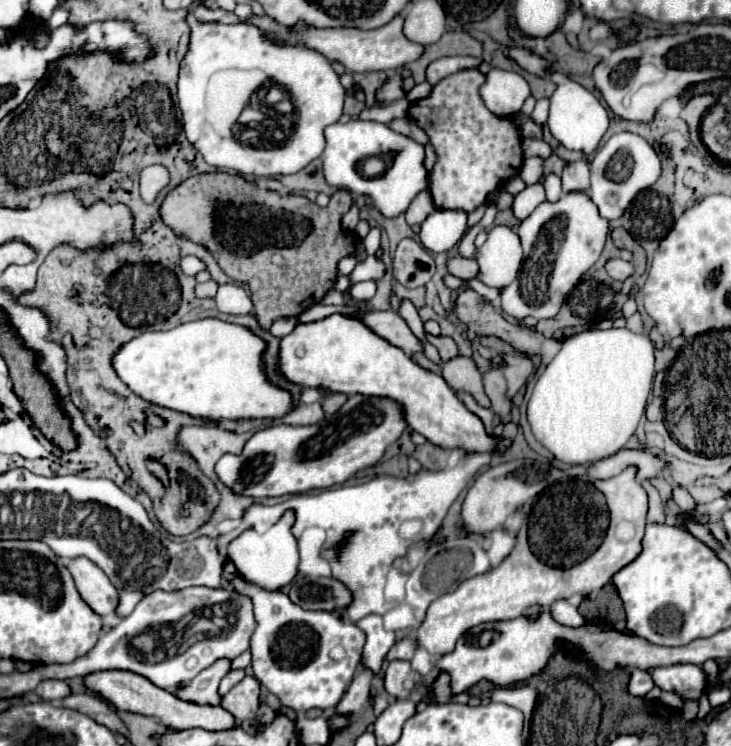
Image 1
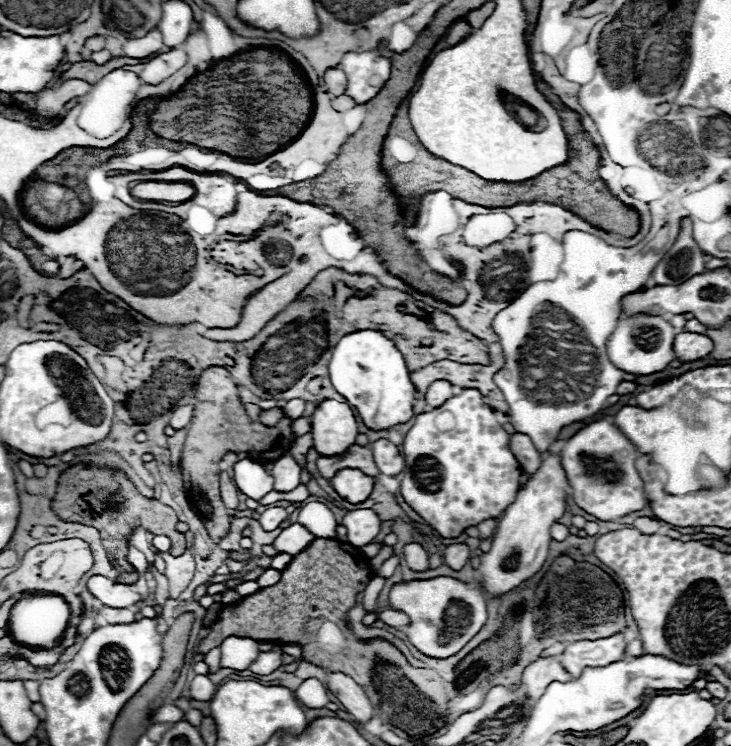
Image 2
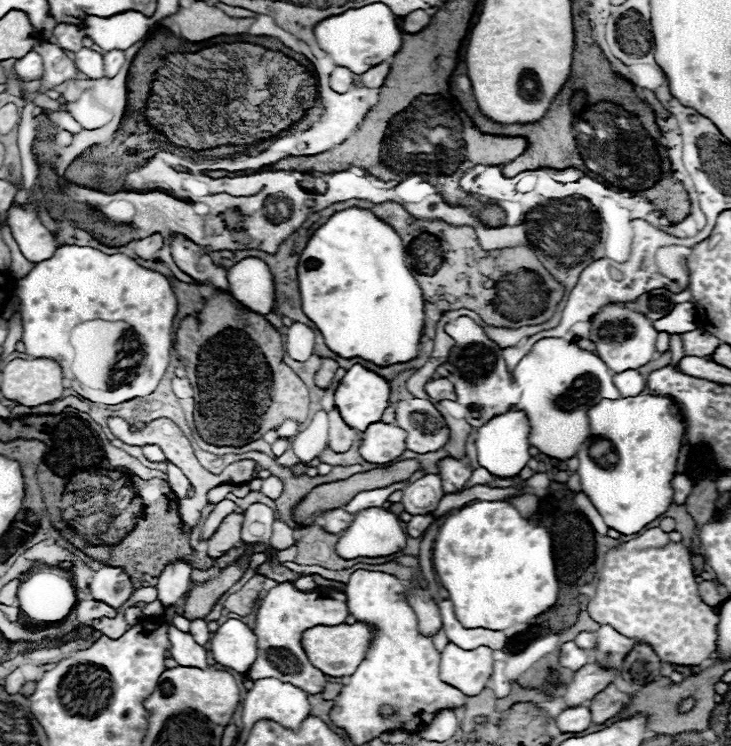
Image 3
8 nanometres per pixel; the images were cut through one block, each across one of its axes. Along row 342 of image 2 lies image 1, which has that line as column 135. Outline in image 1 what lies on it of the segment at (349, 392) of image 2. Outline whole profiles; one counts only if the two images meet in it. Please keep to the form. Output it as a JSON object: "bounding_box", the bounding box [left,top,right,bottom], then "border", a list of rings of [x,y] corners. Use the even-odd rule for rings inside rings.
{"bounding_box":[114,318,294,420],"border":[[[204,318],[196,322],[180,324],[164,332],[144,332],[138,338],[132,338],[114,354],[114,372],[118,378],[142,400],[154,402],[170,410],[186,412],[204,420],[240,420],[240,418],[280,418],[294,408],[292,396],[274,384],[262,372],[262,350],[264,342],[254,336],[244,326],[228,324],[218,318]]]}

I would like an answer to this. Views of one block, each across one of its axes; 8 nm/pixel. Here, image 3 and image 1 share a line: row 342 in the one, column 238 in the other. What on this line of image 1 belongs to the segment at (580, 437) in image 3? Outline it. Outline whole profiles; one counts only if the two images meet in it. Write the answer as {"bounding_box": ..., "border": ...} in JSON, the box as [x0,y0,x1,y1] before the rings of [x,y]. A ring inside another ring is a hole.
{"bounding_box":[226,510,300,592],"border":[[[286,510],[280,516],[280,520],[276,524],[272,524],[264,534],[258,534],[254,528],[248,528],[238,538],[234,538],[226,550],[236,566],[238,576],[268,592],[276,592],[276,590],[288,586],[294,580],[294,576],[298,572],[298,564],[300,564],[298,542],[292,534],[292,526],[294,526],[294,512]]]}

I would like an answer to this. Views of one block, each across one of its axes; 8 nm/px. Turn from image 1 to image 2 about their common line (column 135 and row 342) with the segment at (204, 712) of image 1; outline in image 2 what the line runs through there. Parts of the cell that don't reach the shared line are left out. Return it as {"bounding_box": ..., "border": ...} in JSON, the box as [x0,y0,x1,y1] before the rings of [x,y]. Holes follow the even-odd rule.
{"bounding_box":[674,332,714,362],"border":[[[680,332],[674,338],[674,354],[680,362],[692,362],[708,356],[712,352],[714,344],[708,336],[704,334],[694,334],[694,332]]]}

